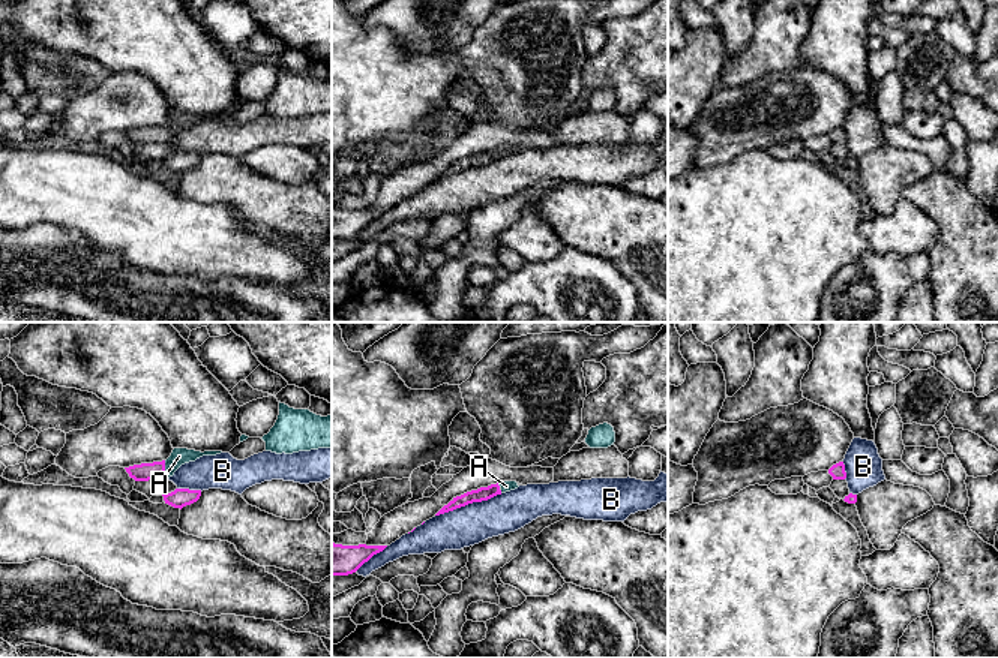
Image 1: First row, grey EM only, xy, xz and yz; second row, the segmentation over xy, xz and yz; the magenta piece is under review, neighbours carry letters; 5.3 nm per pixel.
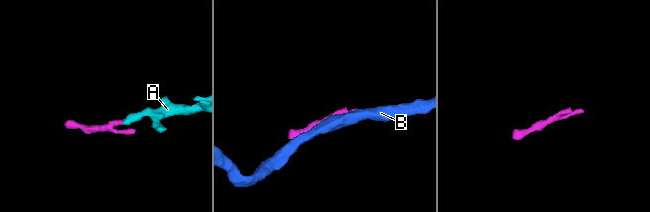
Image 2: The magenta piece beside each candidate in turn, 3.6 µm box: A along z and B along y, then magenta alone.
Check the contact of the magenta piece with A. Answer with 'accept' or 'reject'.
accept

